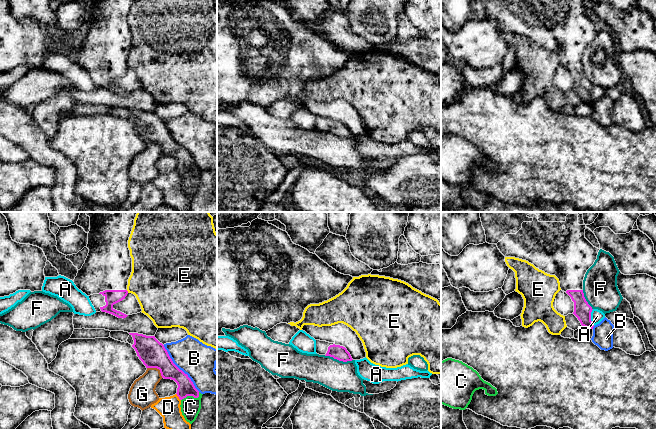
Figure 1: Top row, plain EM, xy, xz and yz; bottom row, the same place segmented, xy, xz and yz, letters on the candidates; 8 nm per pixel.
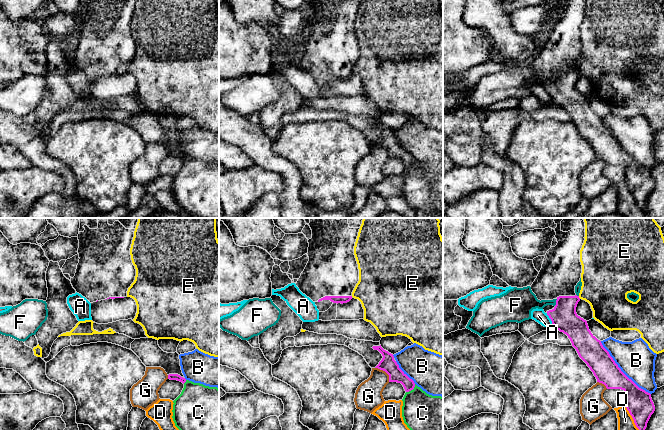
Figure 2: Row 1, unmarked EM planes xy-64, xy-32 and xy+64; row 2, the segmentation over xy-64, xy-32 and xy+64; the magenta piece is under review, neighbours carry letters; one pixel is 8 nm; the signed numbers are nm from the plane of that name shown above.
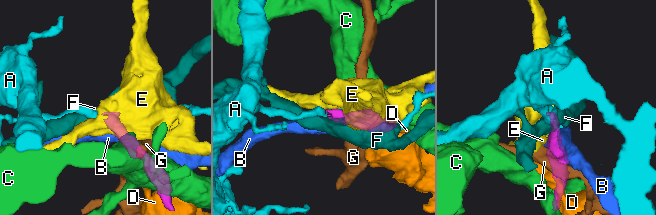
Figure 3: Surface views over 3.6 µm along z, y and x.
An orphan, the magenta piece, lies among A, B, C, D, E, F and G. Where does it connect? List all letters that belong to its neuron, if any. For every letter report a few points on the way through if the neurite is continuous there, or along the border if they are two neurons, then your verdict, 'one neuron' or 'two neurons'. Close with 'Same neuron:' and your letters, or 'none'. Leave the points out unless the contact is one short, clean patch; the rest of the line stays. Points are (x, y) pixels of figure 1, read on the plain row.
A: border yz (592, 85), (591, 98), (594, 101); two neurons
B: two neurons
C: border xy (199, 168), (197, 173), (186, 172), (181, 176); two neurons
D: two neurons
E: border xy (126, 66), (128, 68); two neurons
F: border xz (324, 131), (329, 131), (343, 137), (352, 136); two neurons
G: border xy (147, 143), (156, 143), (162, 153); two neurons
Same neuron: none

